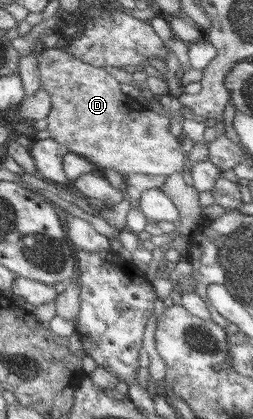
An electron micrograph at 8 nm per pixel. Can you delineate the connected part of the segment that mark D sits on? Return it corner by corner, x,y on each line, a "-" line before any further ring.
61,45
56,48
40,47
37,55
40,89
51,96
51,109
47,117
50,139
63,145
68,152
88,159
99,174
105,173
105,169
117,171
124,177
134,173
165,177
175,172
183,173
186,156
183,155
180,139
170,133
168,115
153,113
147,106
125,95
119,88
119,83
109,73
105,73
103,68
83,63
67,51
68,49

